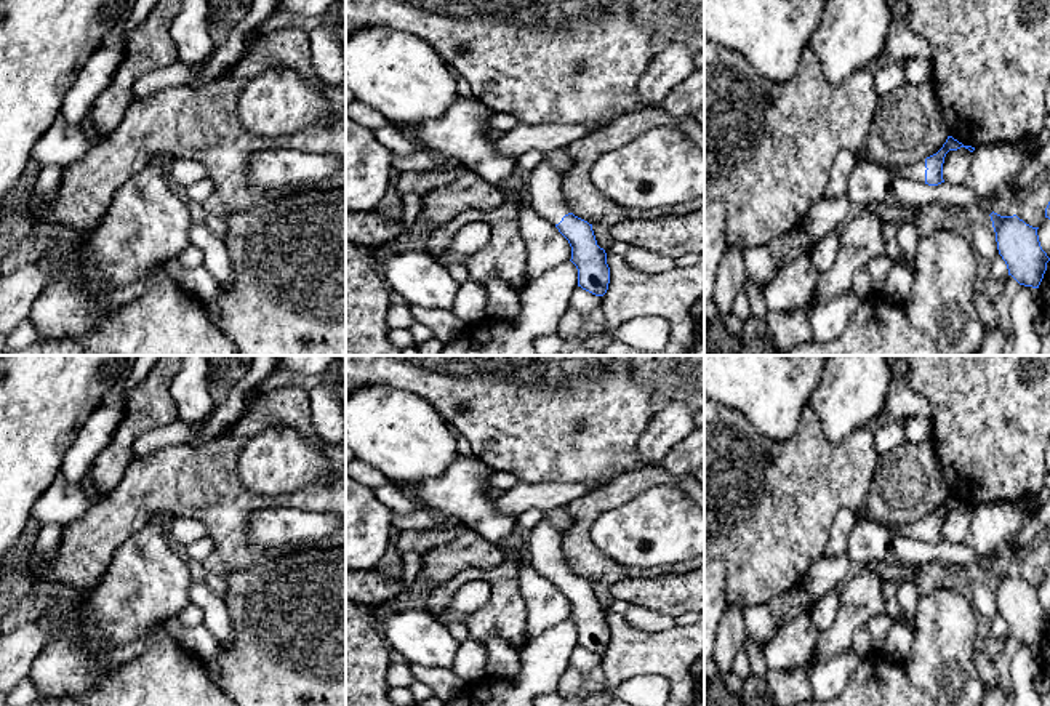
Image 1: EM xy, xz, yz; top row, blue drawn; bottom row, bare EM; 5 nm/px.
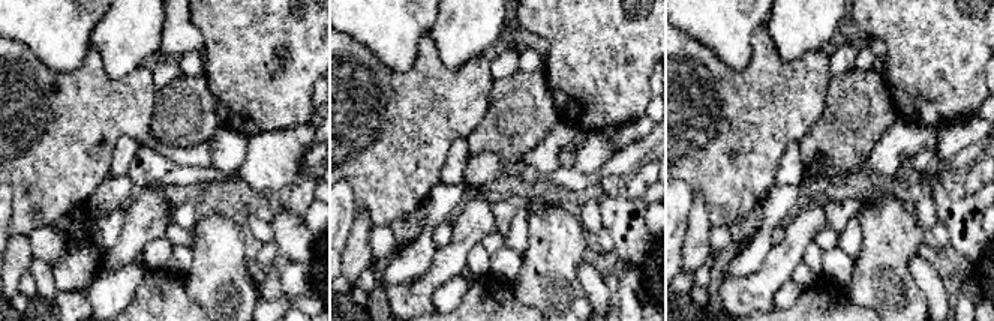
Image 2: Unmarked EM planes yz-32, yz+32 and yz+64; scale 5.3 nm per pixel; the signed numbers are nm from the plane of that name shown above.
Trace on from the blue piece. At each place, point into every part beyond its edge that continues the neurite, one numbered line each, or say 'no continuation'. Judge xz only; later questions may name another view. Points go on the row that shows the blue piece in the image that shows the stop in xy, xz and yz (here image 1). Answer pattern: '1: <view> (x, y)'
1: xz (546, 197)

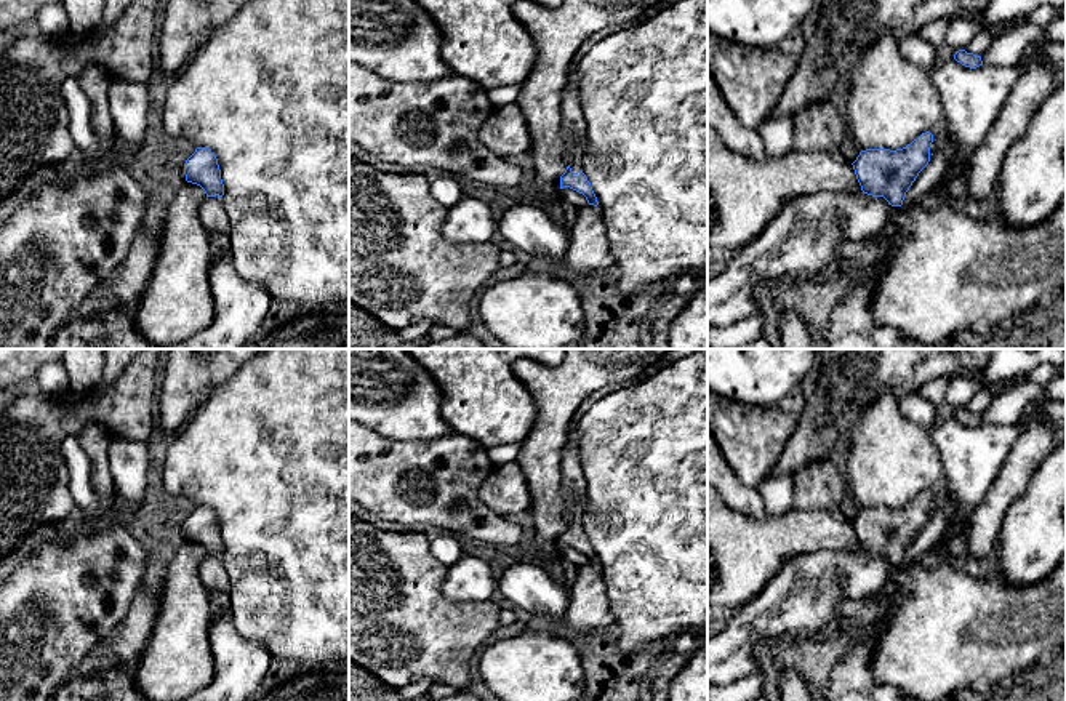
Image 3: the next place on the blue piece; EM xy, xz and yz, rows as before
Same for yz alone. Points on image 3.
1: yz (797, 244)

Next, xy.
1: xy (213, 215)

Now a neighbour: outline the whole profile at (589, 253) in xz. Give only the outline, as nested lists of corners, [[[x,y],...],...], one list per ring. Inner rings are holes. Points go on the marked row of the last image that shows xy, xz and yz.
[[[586,205],[570,234],[570,246],[563,256],[573,280],[581,283],[613,266],[607,226],[599,206]]]

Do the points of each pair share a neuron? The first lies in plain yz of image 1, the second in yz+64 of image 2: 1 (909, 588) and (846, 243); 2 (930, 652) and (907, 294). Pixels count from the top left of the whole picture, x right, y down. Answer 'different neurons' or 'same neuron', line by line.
1: same neuron
2: same neuron

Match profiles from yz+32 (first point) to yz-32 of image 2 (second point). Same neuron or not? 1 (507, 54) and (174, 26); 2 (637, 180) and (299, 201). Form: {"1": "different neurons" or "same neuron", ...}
{"1": "different neurons", "2": "same neuron"}

